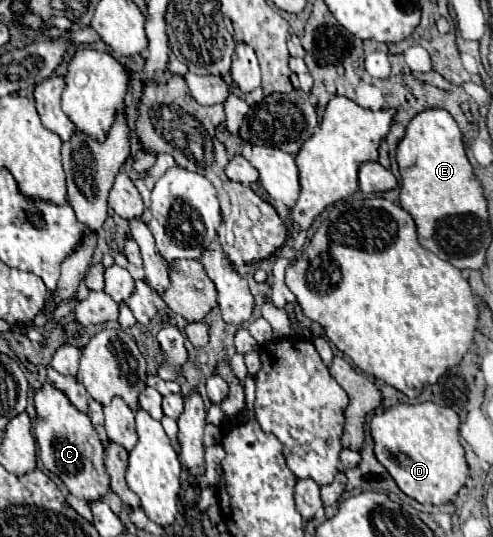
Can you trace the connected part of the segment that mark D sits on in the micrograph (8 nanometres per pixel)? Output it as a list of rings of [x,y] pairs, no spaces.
[[[434,402],[396,404],[370,420],[374,456],[406,496],[420,504],[446,504],[464,486],[468,476],[458,426],[458,414],[448,406]]]

